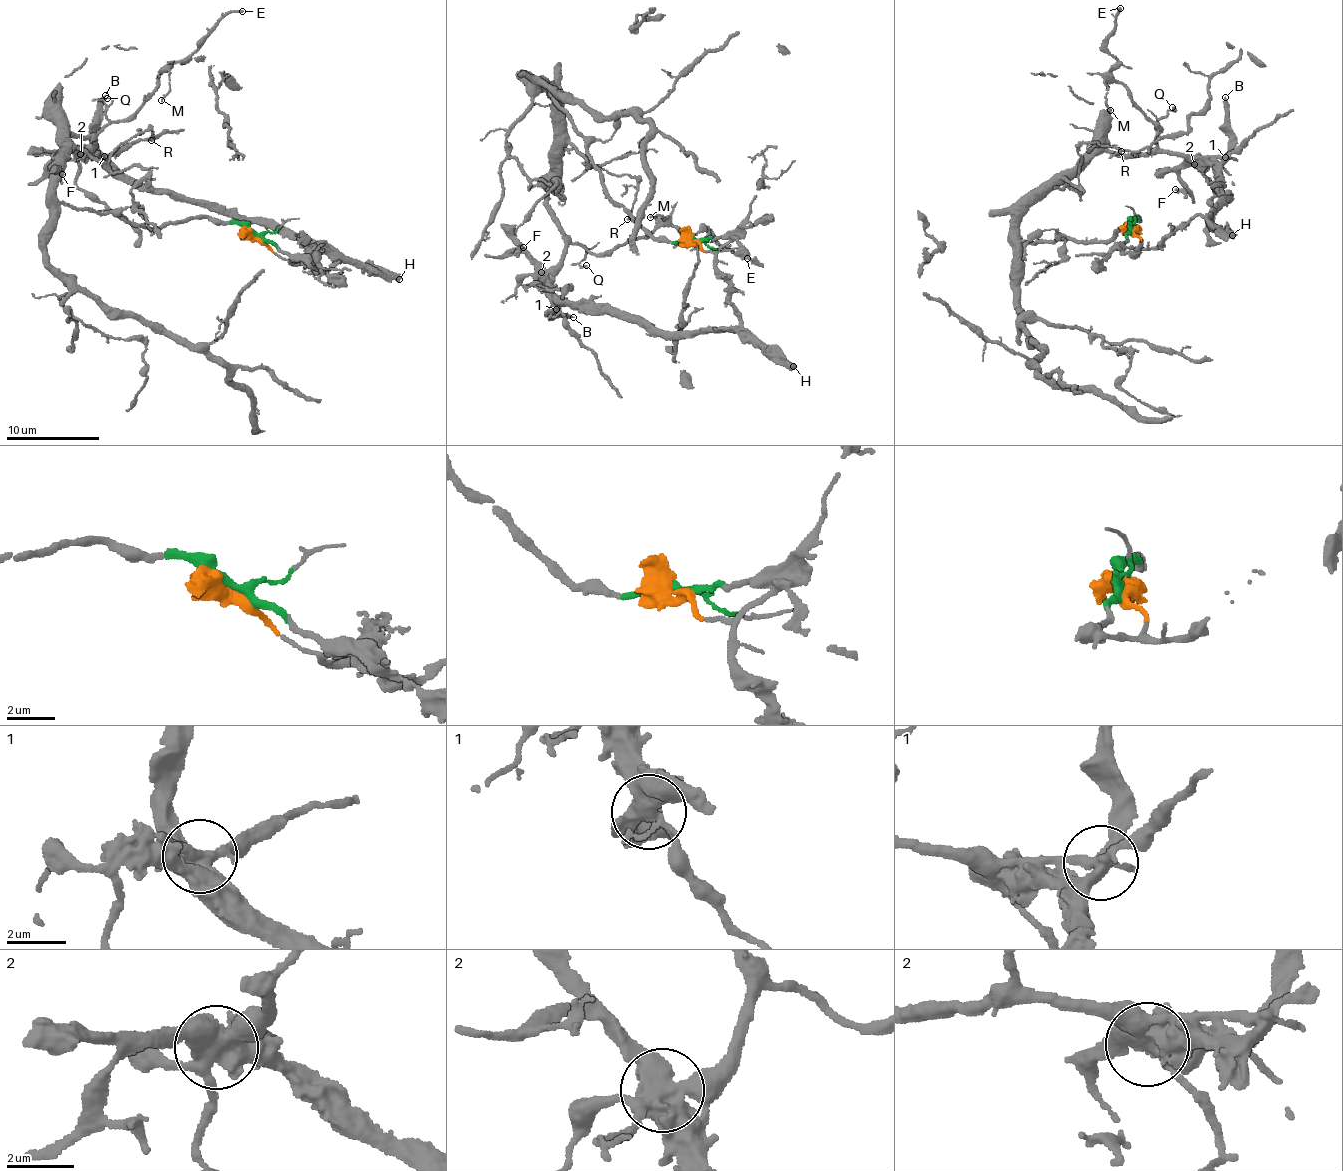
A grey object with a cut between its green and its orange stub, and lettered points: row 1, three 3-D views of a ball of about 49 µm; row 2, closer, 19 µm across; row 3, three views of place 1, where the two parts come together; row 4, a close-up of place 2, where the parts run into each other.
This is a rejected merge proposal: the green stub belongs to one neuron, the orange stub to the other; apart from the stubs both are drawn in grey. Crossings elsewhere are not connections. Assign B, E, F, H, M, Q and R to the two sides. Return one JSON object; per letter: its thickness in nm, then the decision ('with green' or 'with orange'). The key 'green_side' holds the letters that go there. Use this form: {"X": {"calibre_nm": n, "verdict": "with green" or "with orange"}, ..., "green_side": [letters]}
{"B": {"calibre_nm": 280, "verdict": "with orange"}, "E": {"calibre_nm": 180, "verdict": "with green"}, "F": {"calibre_nm": 240, "verdict": "with orange"}, "H": {"calibre_nm": 550, "verdict": "with orange"}, "M": {"calibre_nm": 120, "verdict": "with green"}, "Q": {"calibre_nm": 80, "verdict": "with green"}, "R": {"calibre_nm": 160, "verdict": "with green"}, "green_side": ["E", "M", "Q", "R"]}

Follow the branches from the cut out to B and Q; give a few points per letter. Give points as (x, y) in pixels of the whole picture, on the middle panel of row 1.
B: (692, 238), (714, 256), (738, 328), (662, 333), (605, 312), (562, 305), (550, 313), (574, 317)
Q: (692, 238), (658, 241), (608, 193), (587, 140), (546, 86), (560, 135), (548, 214), (584, 246), (587, 265)

